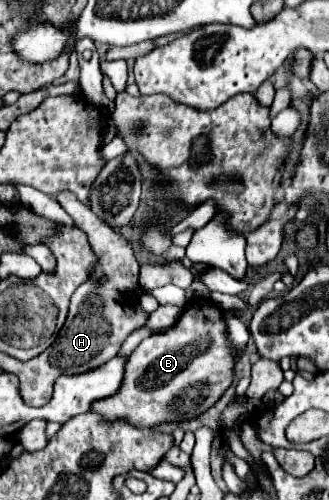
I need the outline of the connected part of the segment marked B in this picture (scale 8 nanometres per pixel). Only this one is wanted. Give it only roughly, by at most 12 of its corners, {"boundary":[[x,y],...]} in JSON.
{"boundary":[[210,299],[130,355],[104,423],[196,419],[236,359]]}

